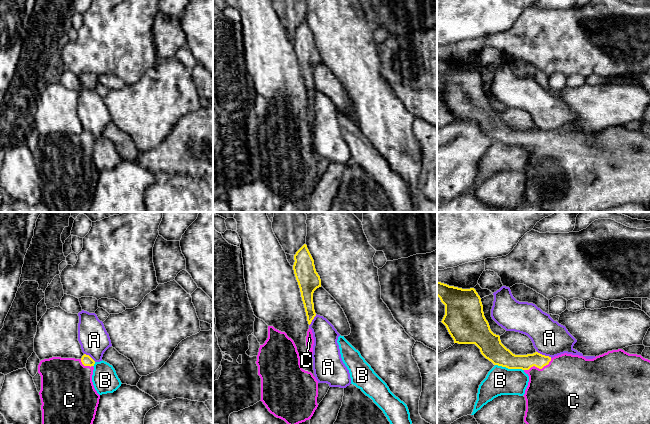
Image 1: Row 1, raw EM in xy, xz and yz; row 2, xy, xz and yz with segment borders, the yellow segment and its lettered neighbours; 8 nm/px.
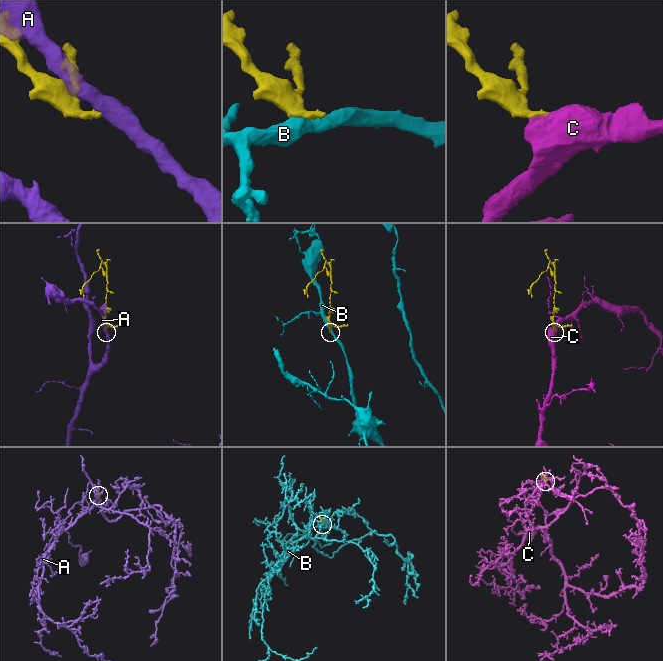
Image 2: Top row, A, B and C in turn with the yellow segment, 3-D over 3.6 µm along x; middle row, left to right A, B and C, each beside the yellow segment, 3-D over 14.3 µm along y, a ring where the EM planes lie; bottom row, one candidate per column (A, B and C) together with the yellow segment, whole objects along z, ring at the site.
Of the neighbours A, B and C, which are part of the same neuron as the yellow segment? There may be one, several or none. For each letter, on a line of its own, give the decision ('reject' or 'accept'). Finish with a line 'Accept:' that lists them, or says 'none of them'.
A: reject
B: reject
C: accept
Accept: C

